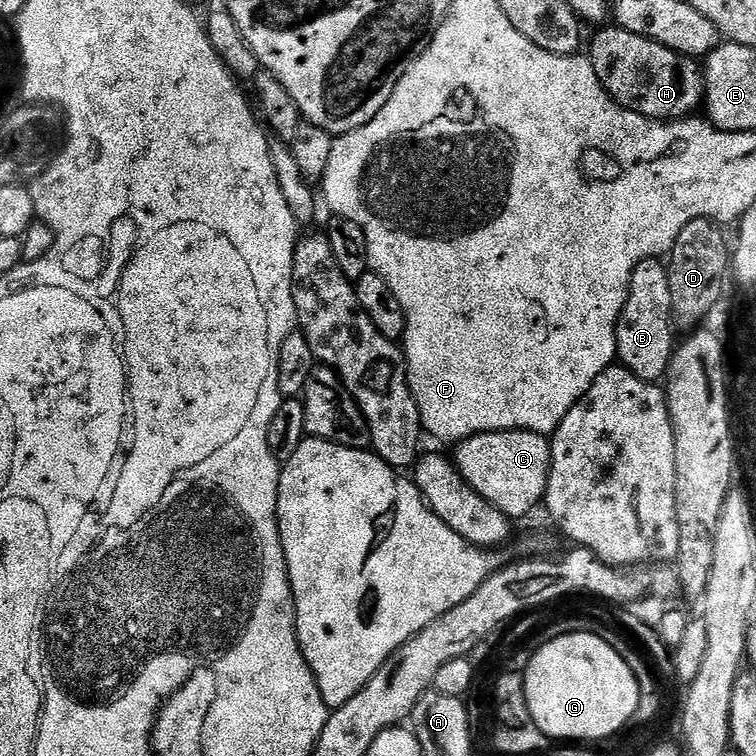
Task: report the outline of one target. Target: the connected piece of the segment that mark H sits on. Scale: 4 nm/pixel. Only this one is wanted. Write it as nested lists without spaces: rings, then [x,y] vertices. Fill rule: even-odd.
[[[604,26],[592,40],[590,59],[594,66],[594,74],[602,82],[607,92],[624,107],[634,110],[649,120],[671,122],[691,117],[695,108],[699,109],[704,102],[704,74],[701,65],[691,56],[670,50],[650,38],[642,38],[630,30],[619,26]]]

